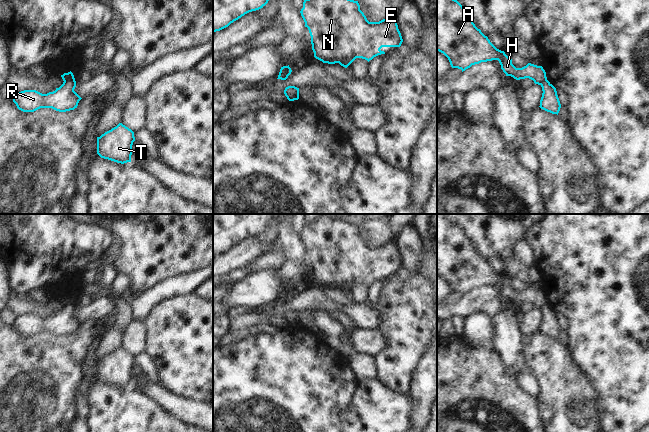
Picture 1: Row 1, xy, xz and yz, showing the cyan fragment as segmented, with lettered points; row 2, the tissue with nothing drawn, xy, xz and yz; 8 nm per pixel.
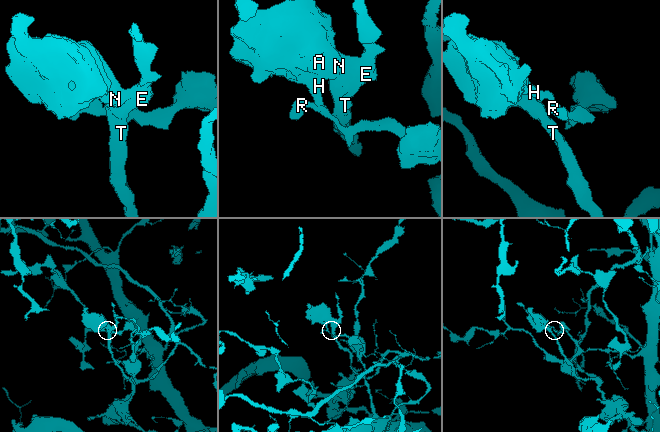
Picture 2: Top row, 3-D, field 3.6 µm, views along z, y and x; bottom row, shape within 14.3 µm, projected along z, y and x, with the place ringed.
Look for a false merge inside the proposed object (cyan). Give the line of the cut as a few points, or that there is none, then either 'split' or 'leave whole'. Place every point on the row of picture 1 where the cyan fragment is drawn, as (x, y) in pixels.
cut in xy along (74, 79), (68, 79), (64, 82); split

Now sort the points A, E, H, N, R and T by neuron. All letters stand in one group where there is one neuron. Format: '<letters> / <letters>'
A E H N T / R

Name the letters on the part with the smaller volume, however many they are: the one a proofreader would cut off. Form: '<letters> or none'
A, E, H, N, T

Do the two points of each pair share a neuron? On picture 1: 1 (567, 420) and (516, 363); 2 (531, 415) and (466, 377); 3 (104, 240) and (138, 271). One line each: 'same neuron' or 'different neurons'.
1: different neurons
2: same neuron
3: different neurons

